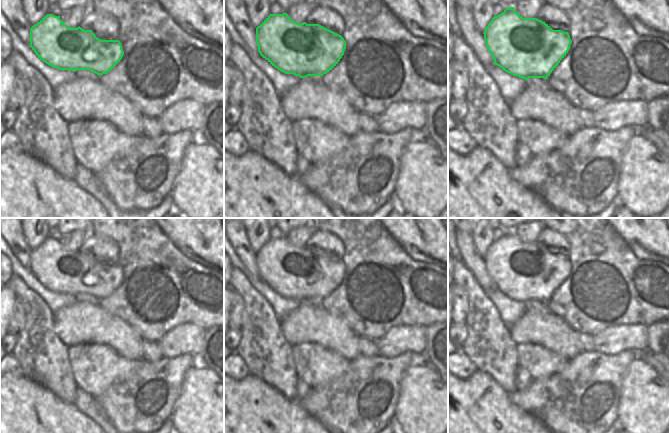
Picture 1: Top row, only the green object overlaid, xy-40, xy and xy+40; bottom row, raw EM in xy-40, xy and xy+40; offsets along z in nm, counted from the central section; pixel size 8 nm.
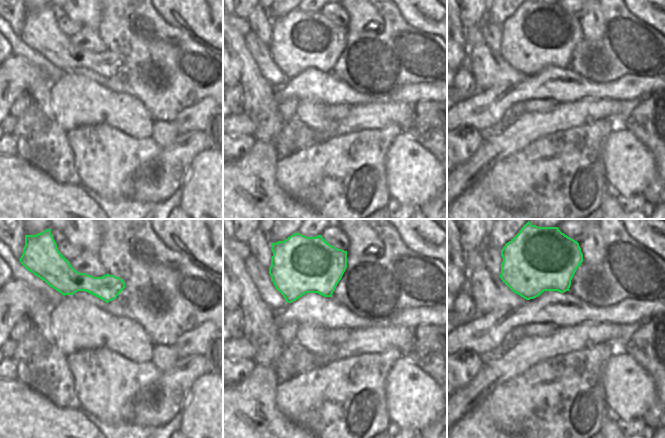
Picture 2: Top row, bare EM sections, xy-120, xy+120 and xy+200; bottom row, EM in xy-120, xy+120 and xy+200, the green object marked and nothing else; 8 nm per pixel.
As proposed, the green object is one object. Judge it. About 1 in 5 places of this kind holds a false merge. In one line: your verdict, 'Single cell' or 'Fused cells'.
Single cell

